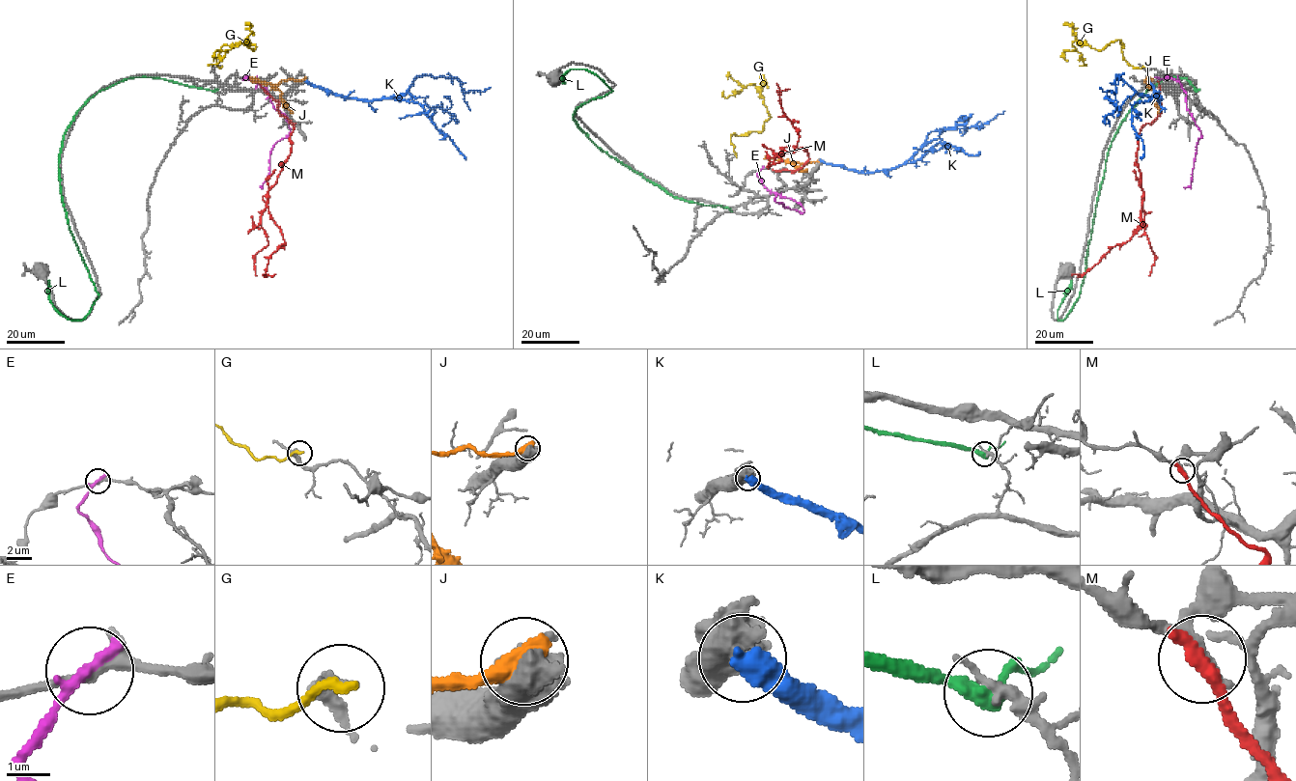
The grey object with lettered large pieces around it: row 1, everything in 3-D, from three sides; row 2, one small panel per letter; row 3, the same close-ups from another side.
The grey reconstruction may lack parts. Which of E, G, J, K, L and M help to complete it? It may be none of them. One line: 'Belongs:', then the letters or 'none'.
Belongs: none

